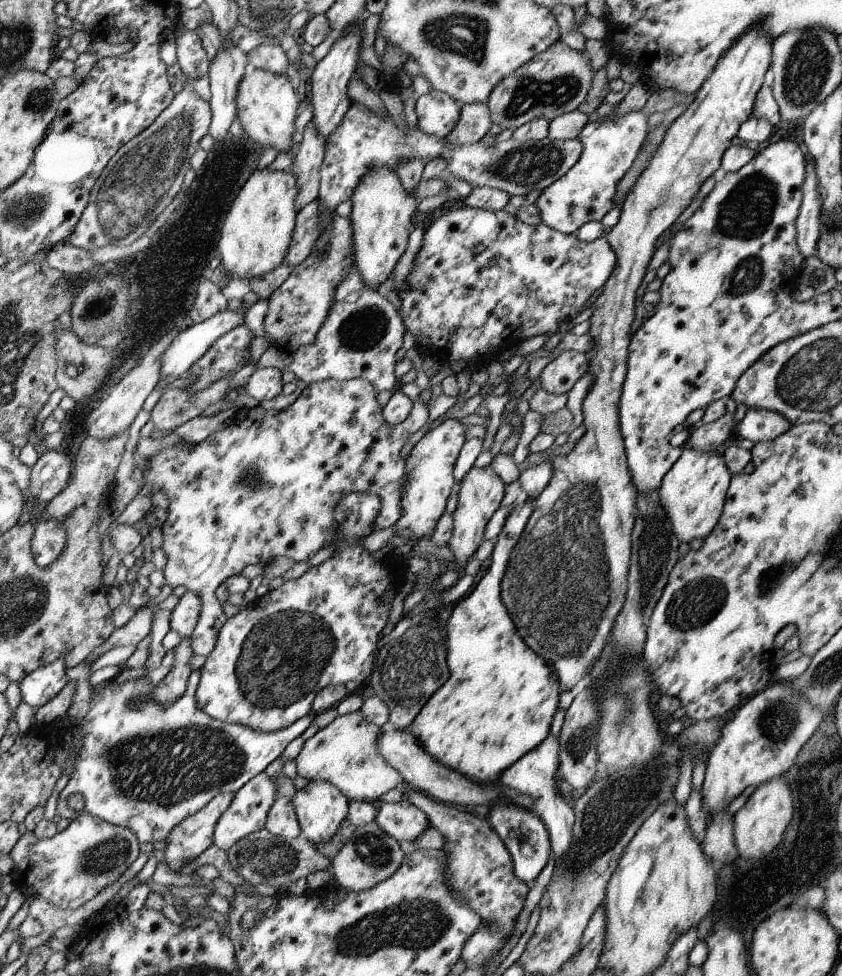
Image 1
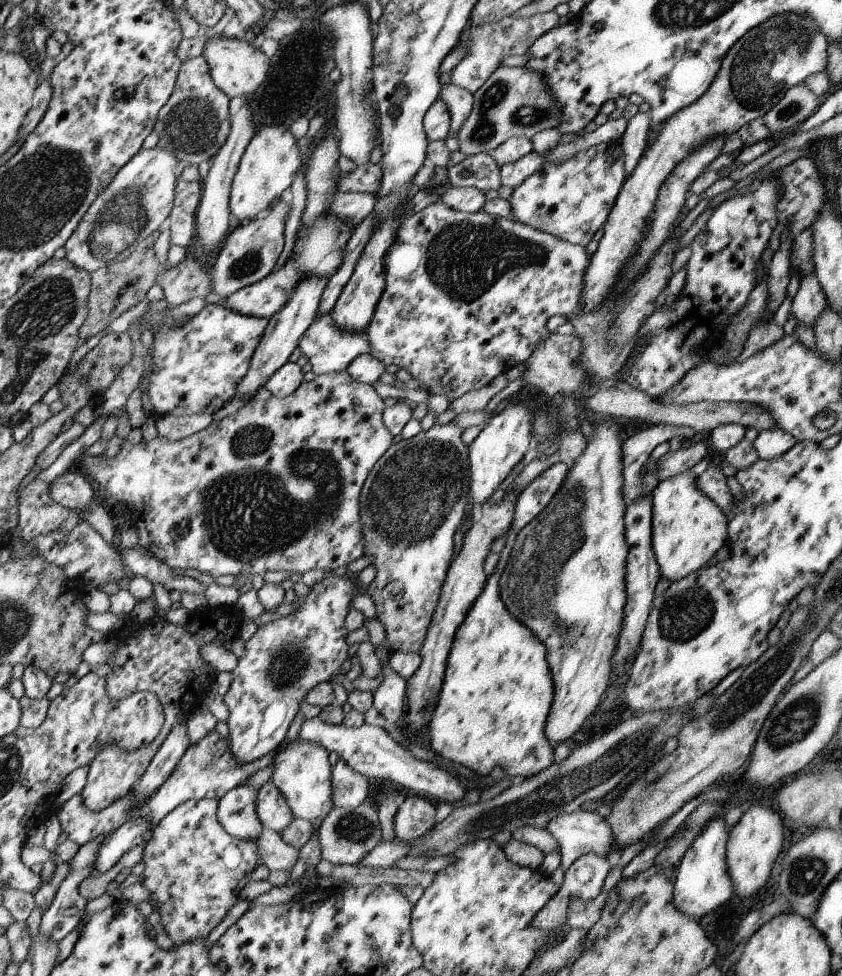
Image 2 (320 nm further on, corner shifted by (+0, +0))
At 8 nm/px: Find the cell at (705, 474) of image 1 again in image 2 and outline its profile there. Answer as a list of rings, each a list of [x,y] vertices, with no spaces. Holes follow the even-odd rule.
[[[690,471],[666,478],[651,492],[652,548],[662,578],[676,582],[705,567],[714,554],[727,544],[727,516],[698,486]]]

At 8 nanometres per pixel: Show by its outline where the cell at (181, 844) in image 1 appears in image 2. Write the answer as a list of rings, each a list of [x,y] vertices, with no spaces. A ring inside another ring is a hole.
[[[216,798],[203,801],[190,800],[178,806],[160,825],[151,830],[144,848],[144,872],[142,884],[150,892],[150,903],[160,914],[164,932],[174,944],[193,942],[206,938],[238,902],[240,890],[250,881],[250,874],[261,864],[261,854],[257,842],[241,843],[222,827],[217,816],[220,803]]]

